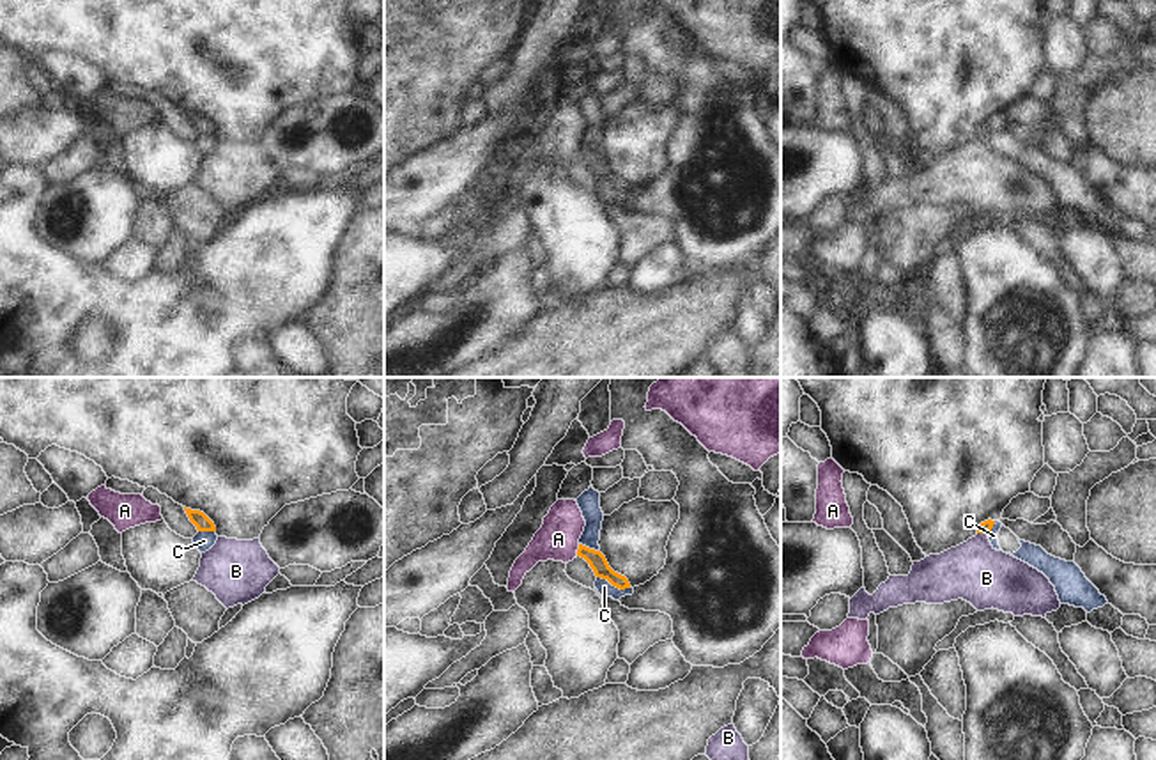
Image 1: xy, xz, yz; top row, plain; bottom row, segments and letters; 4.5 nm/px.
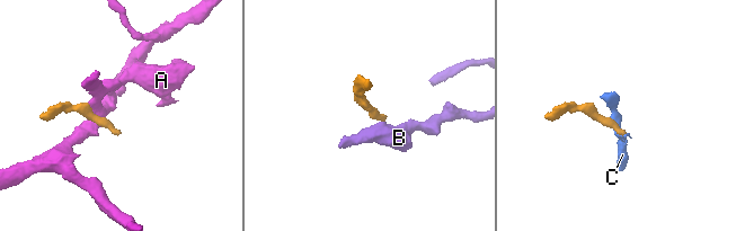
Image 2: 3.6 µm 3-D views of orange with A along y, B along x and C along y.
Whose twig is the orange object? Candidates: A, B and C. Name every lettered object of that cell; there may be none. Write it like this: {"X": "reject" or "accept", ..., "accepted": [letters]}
{"A": "reject", "B": "accept", "C": "reject", "accepted": ["B"]}

